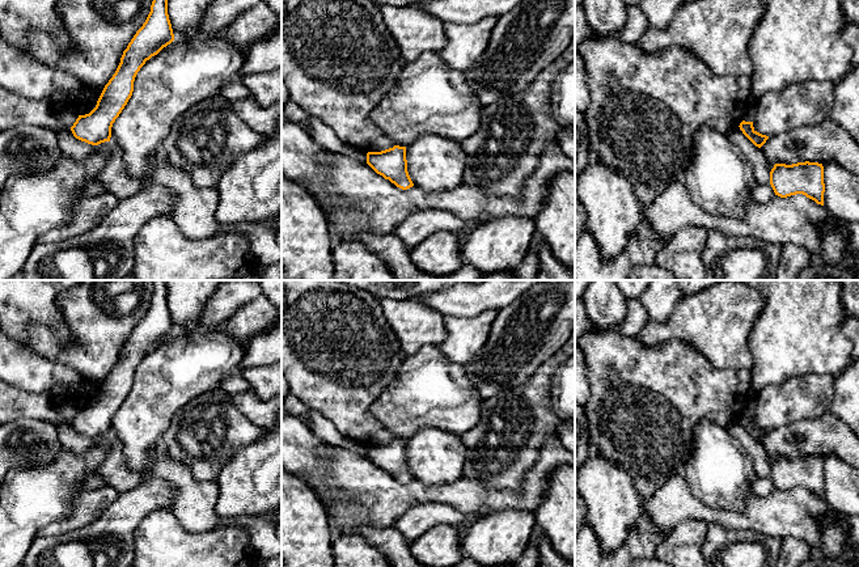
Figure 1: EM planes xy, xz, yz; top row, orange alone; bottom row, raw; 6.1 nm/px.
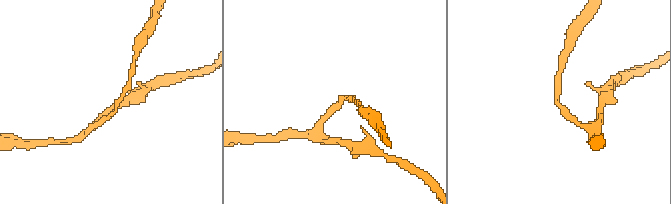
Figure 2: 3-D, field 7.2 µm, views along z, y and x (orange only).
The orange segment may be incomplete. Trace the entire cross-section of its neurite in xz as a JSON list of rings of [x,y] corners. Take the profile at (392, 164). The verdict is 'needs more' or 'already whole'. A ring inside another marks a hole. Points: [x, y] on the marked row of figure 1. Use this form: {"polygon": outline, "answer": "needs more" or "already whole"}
{"polygon": [[[394,145],[381,152],[368,152],[367,164],[402,190],[414,186],[407,172],[406,147]]], "answer": "already whole"}

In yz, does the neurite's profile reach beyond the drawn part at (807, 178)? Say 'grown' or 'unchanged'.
unchanged

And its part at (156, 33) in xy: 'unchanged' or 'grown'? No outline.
unchanged

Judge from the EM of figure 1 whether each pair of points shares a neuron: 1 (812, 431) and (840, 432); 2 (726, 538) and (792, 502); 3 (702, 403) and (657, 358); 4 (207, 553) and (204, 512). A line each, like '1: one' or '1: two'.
1: one
2: two
3: one
4: two

